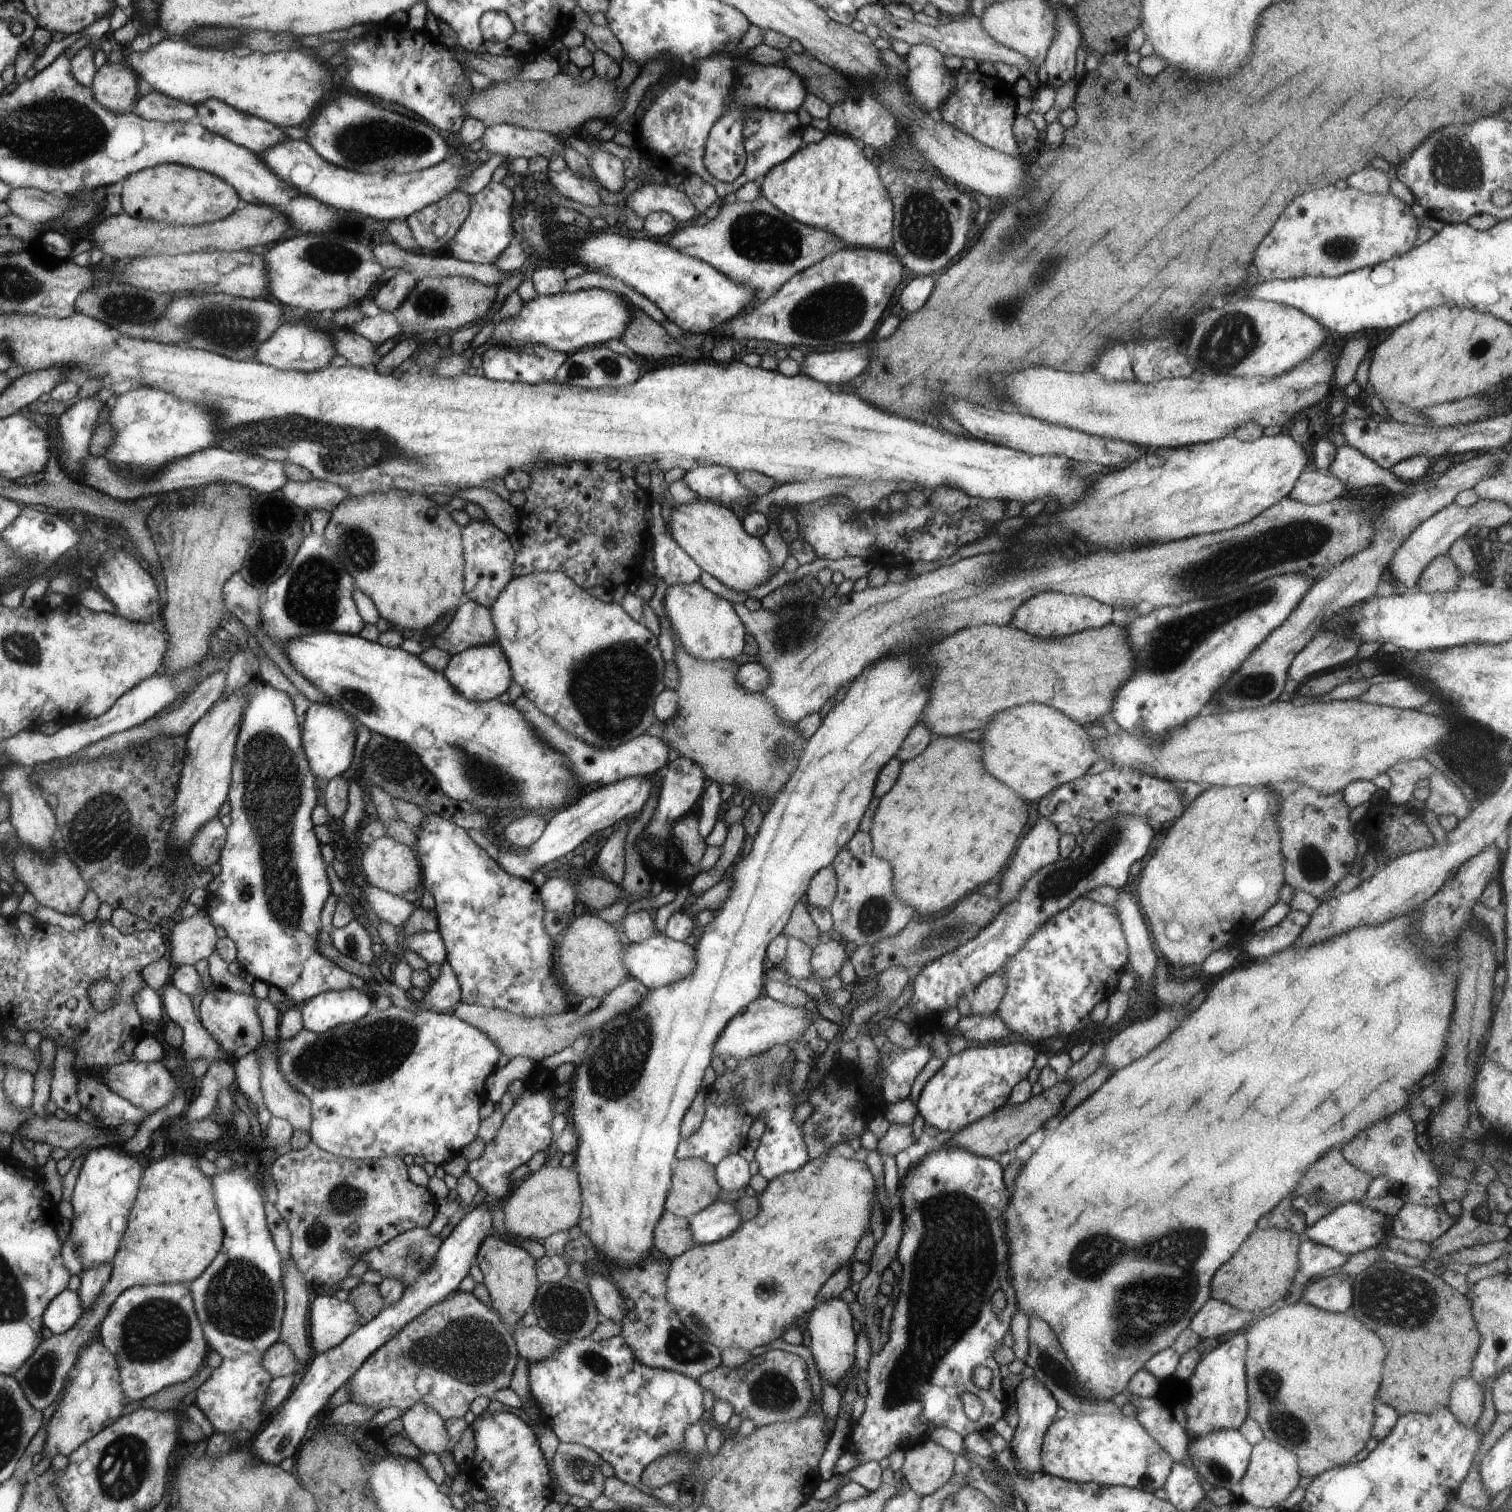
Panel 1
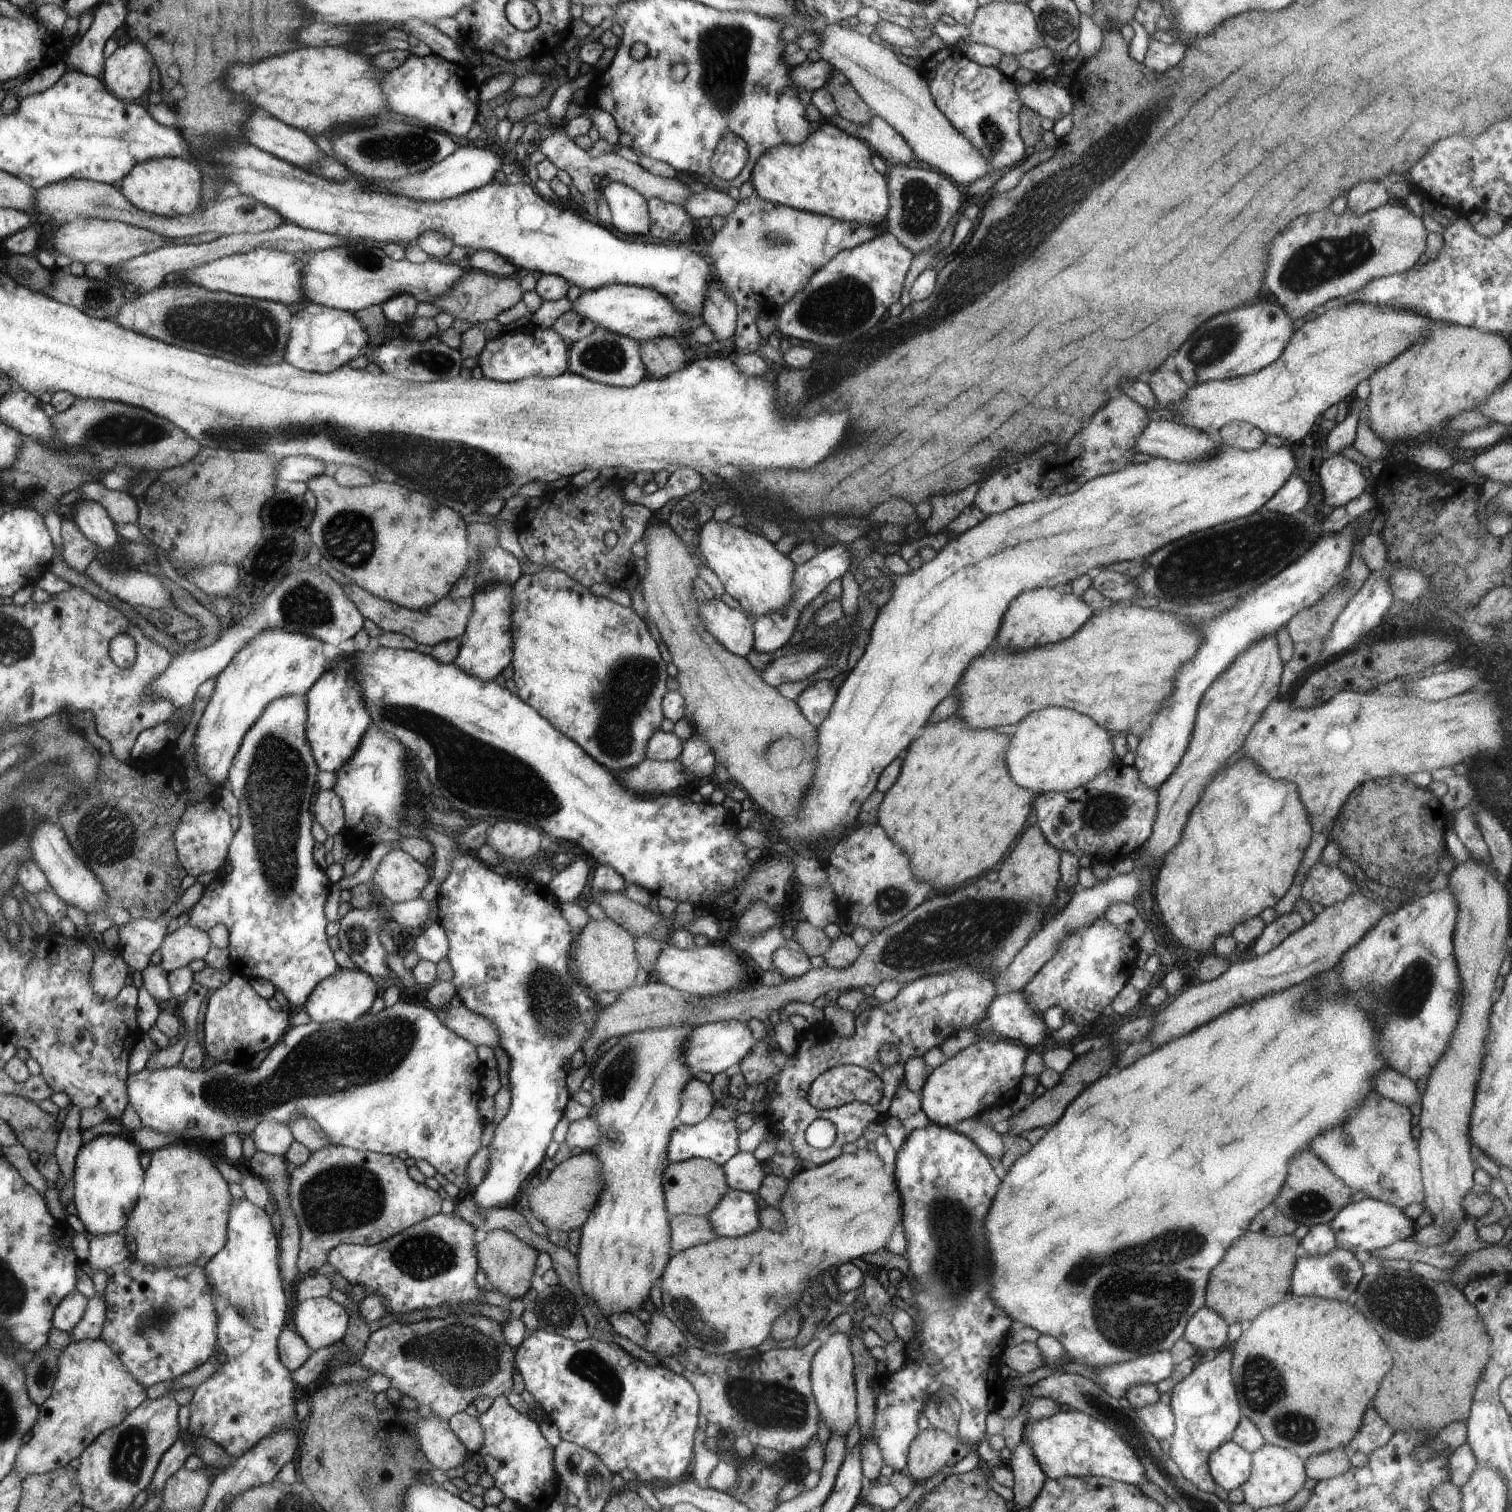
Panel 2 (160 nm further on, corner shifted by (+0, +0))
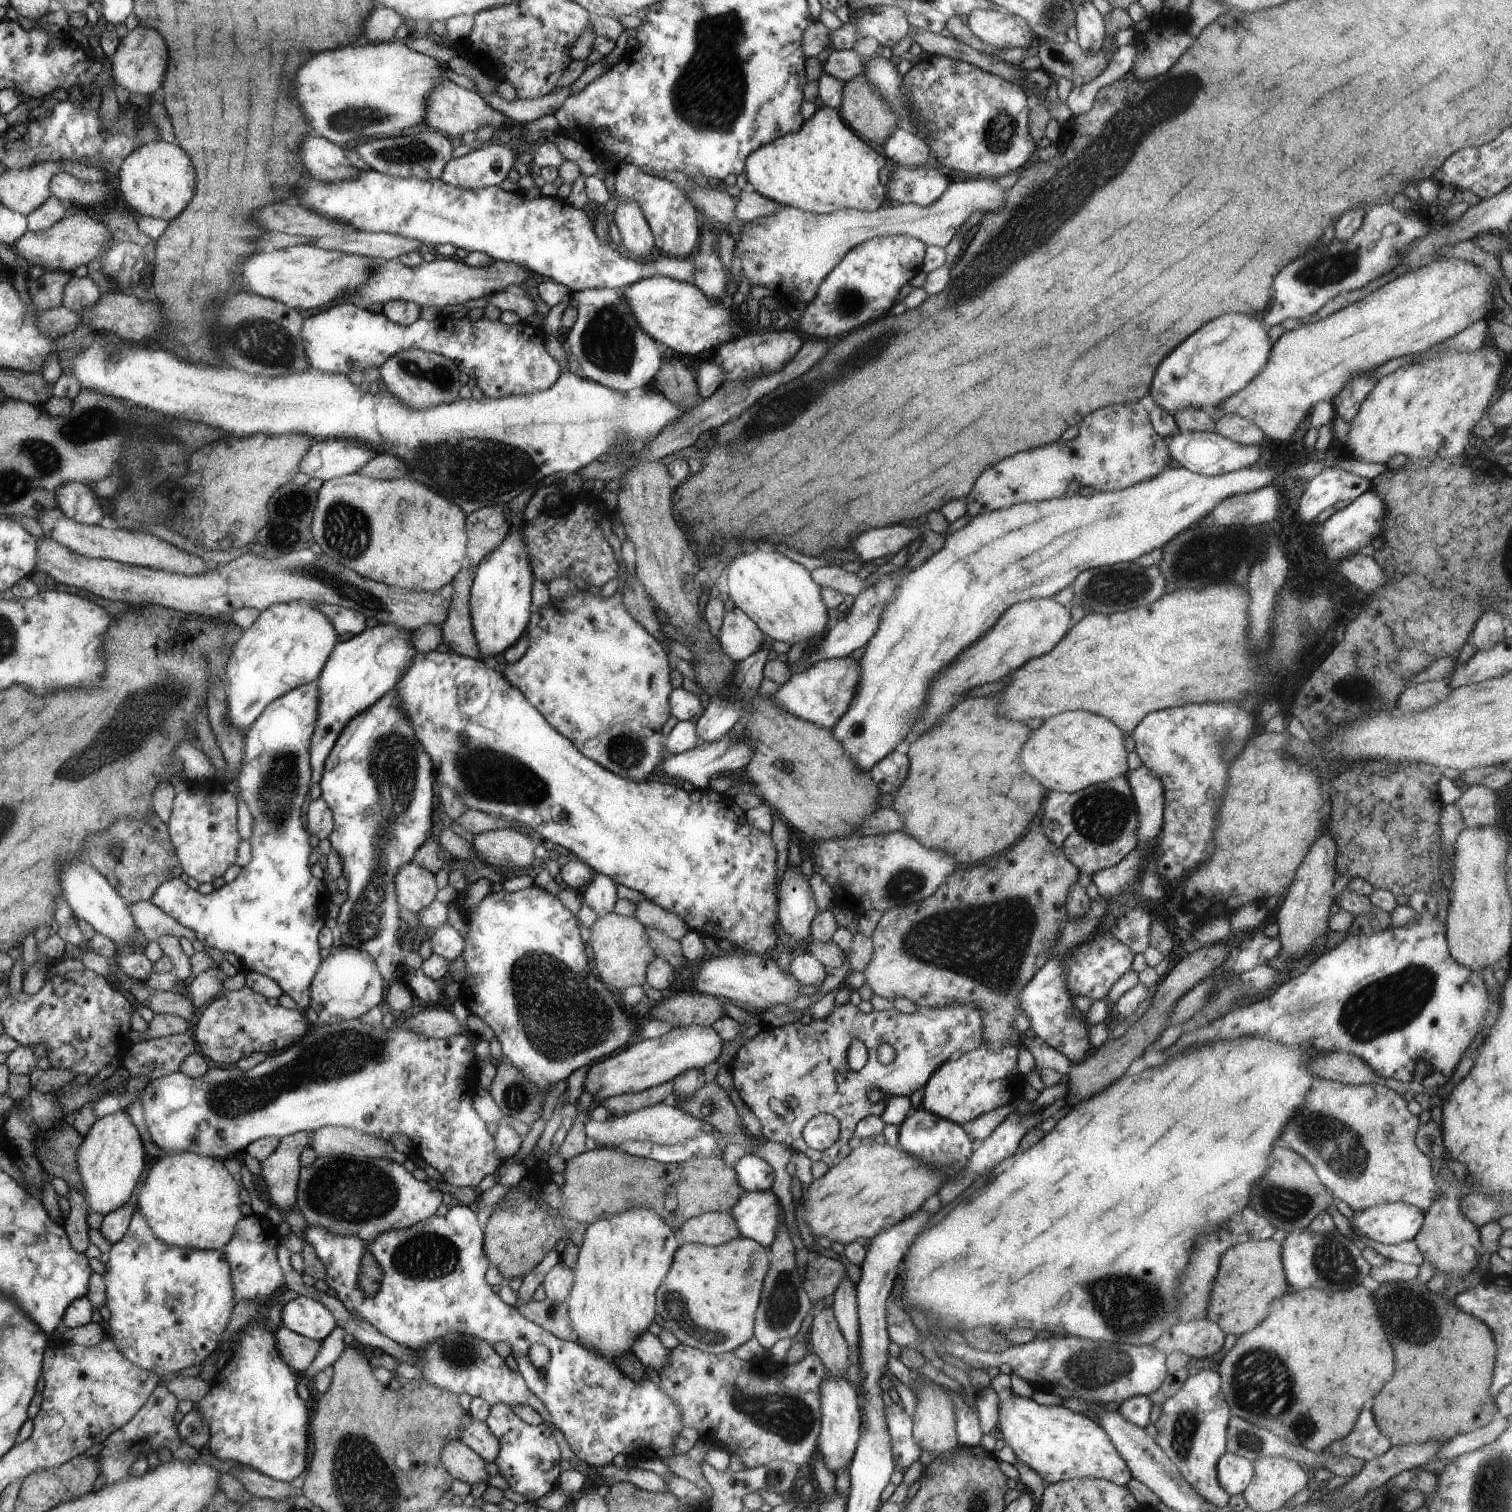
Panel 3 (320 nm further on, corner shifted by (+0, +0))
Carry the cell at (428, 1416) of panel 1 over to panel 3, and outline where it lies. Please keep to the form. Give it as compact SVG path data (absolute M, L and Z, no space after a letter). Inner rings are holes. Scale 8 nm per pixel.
M458 1439L448 1441L443 1446L441 1459L453 1479L458 1478L472 1485L480 1484L478 1480L488 1483L491 1478L486 1472L486 1461Z

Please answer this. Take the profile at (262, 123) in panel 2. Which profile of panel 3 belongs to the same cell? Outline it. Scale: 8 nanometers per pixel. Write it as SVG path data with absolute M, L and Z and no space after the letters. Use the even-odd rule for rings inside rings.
M314 136L304 142L304 166L308 166L312 178L328 184L352 181L363 174L362 170L352 167L344 148Z

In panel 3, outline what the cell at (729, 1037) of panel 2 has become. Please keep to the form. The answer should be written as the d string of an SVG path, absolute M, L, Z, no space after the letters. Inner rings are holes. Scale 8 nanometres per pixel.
M684 1025L676 1029L673 1028L670 1032L660 1037L643 1039L633 1044L633 1046L630 1046L628 1050L620 1052L617 1056L606 1058L606 1060L602 1060L602 1062L590 1065L584 1081L584 1091L592 1094L594 1100L592 1100L592 1104L590 1104L590 1107L587 1109L588 1114L590 1115L592 1110L598 1107L598 1104L600 1104L602 1100L606 1100L606 1098L623 1094L637 1094L657 1087L668 1080L673 1080L674 1077L678 1077L679 1074L685 1070L704 1068L706 1064L710 1062L719 1062L718 1058L723 1051L723 1042L724 1040L712 1027Z

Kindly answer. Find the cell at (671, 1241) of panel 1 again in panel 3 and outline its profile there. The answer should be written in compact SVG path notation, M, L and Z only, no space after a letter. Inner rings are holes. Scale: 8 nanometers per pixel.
M730 1211L708 1212L686 1220L678 1230L684 1242L720 1246L740 1237L736 1220Z

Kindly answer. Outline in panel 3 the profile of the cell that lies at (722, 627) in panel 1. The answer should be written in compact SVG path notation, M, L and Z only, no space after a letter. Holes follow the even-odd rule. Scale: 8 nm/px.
M738 607L723 614L718 641L732 660L742 662L766 644L759 625Z

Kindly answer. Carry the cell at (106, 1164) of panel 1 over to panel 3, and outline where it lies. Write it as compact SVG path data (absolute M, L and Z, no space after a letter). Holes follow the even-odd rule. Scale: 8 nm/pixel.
M125 1109L97 1120L76 1154L80 1180L84 1184L84 1196L89 1210L106 1216L126 1204L134 1204L134 1188L140 1182L144 1170L144 1144L138 1128L134 1126Z

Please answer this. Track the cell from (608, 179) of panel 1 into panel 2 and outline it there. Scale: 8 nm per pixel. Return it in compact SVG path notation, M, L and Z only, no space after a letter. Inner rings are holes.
M605 180L604 188L600 190L606 198L606 202L612 211L611 225L620 230L621 234L628 236L644 236L648 234L650 229L649 210L647 207L647 199L639 194L634 188L627 186L619 181Z

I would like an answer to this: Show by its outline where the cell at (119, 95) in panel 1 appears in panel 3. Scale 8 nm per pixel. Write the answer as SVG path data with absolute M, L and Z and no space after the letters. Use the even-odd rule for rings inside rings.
M139 24L119 40L119 46L110 60L111 73L126 96L136 96L136 94L151 96L152 92L163 86L163 81L166 80L170 54L167 49L167 42L164 42L164 37L160 31L154 27Z

